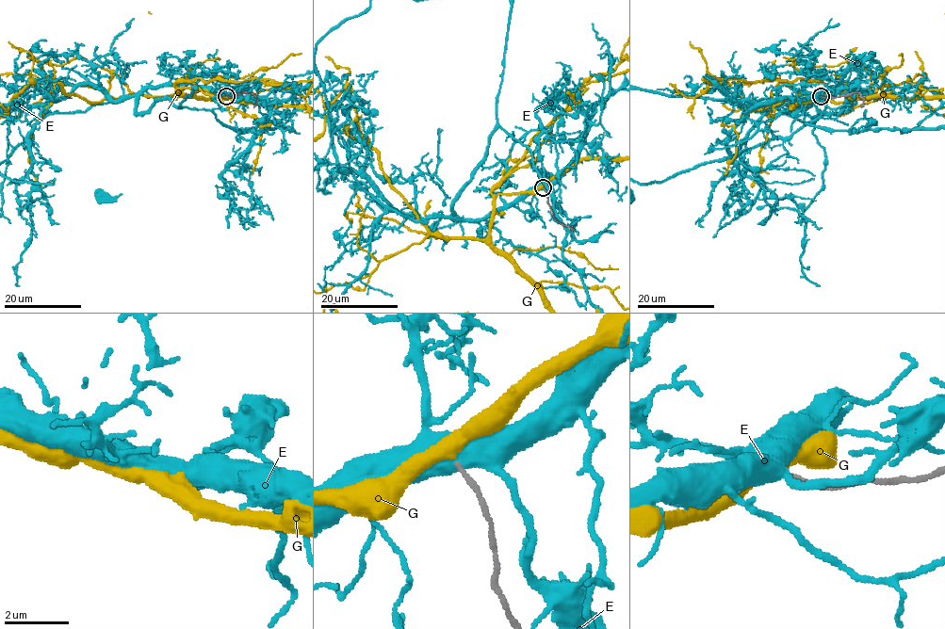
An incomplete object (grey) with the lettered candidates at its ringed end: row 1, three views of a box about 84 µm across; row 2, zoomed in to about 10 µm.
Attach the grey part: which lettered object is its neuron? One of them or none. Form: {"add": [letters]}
{"add": ["G"]}

